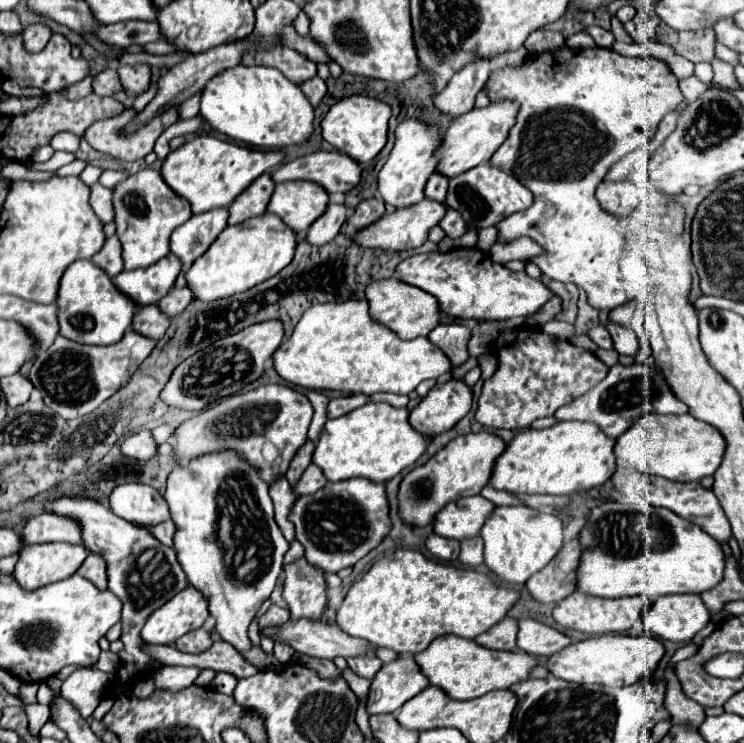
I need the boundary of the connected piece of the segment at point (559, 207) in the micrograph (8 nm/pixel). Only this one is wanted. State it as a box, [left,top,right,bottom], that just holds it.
[487,47,683,311]

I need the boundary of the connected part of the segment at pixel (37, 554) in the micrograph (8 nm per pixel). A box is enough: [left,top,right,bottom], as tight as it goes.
[13,543,87,591]

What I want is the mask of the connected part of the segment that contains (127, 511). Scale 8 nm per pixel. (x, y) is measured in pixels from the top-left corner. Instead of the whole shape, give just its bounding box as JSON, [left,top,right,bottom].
[111,483,171,529]

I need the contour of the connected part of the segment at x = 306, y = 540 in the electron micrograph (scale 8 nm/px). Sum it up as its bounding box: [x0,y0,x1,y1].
[289,477,391,573]

